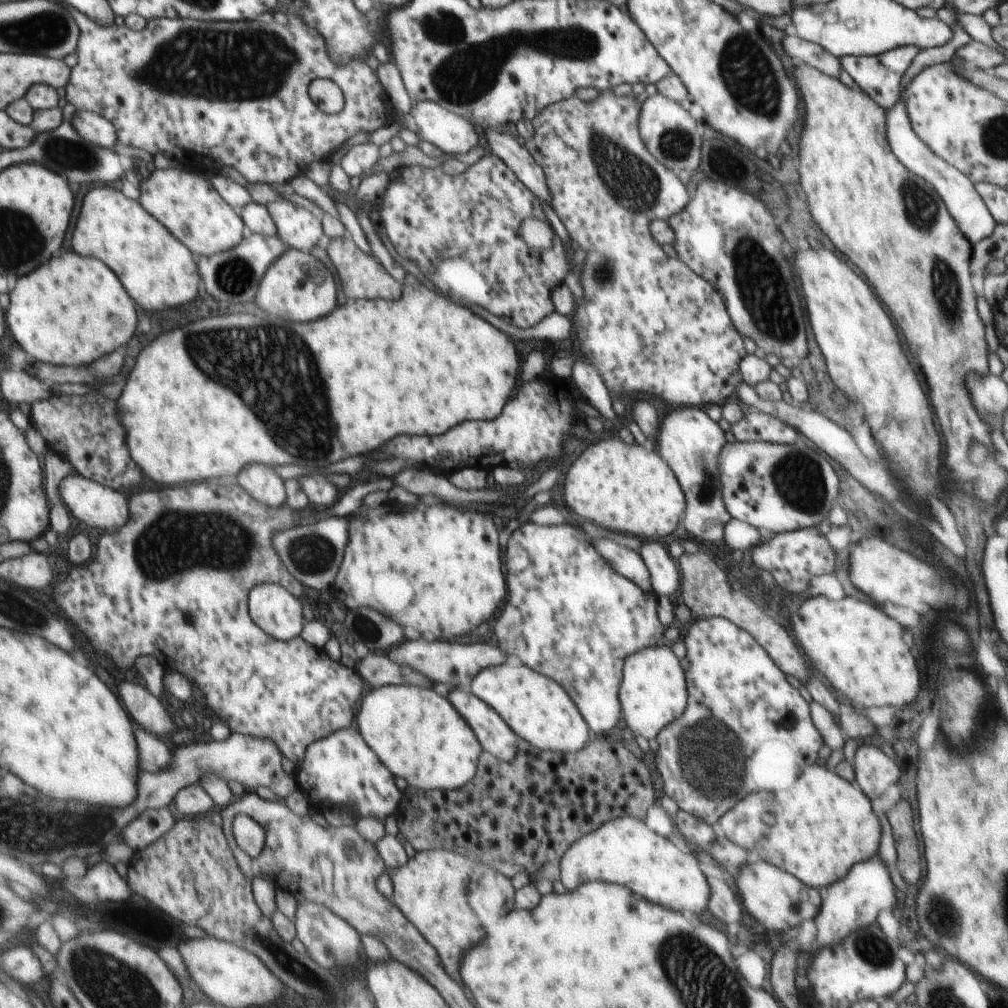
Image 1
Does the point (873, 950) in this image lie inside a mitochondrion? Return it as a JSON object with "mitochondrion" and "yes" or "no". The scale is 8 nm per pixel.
{"mitochondrion":"yes"}

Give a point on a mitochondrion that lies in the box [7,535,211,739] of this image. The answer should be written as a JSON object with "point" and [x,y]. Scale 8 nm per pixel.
{"point":[189,617]}

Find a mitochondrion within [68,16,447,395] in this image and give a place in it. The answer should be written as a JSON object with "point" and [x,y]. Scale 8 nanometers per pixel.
{"point":[243,66]}

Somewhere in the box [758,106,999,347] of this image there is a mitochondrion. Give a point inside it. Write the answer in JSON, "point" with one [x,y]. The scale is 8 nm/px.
{"point":[947,291]}

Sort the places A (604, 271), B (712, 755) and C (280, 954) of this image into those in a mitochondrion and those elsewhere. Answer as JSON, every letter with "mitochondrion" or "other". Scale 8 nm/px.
{"A":"mitochondrion","B":"mitochondrion","C":"mitochondrion"}

